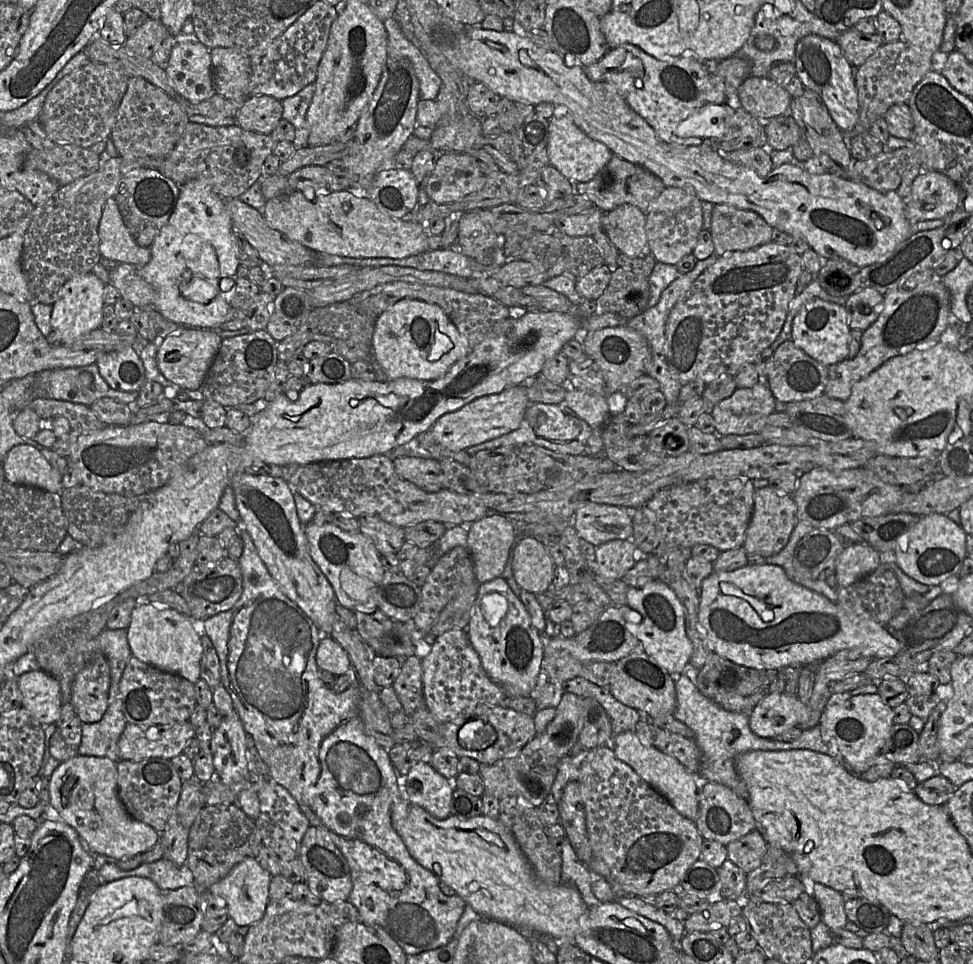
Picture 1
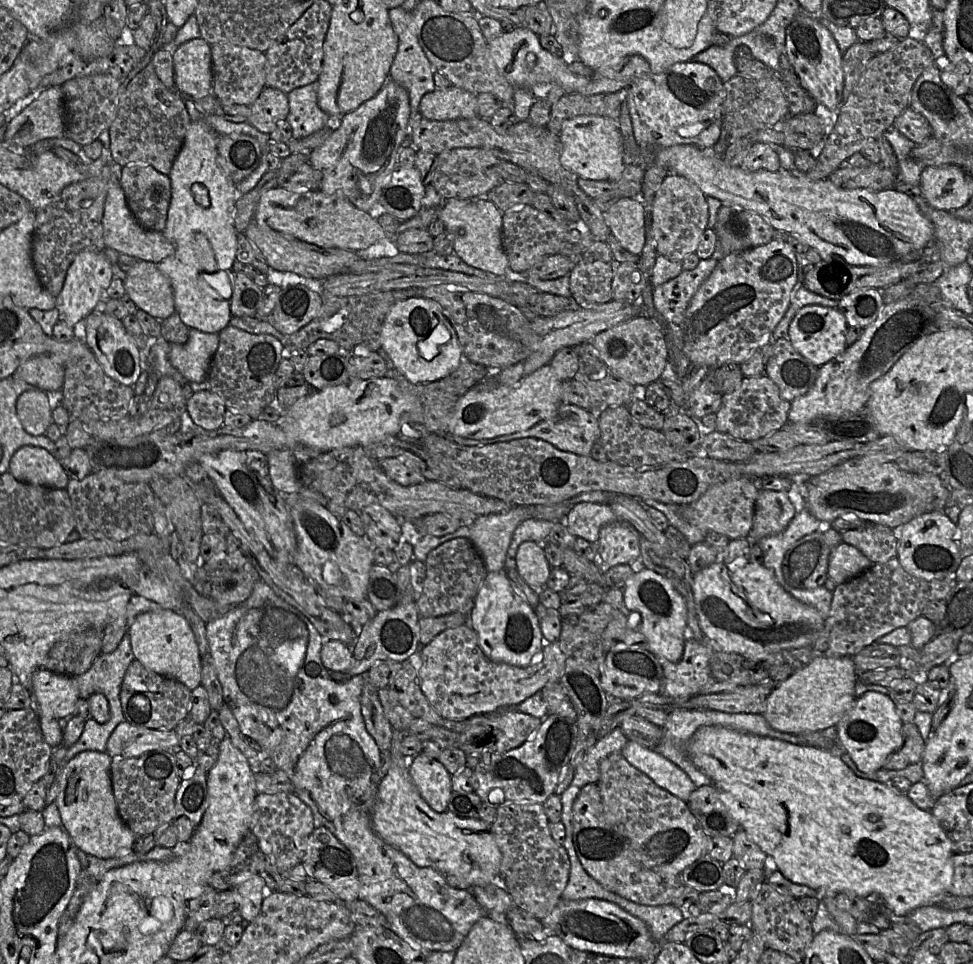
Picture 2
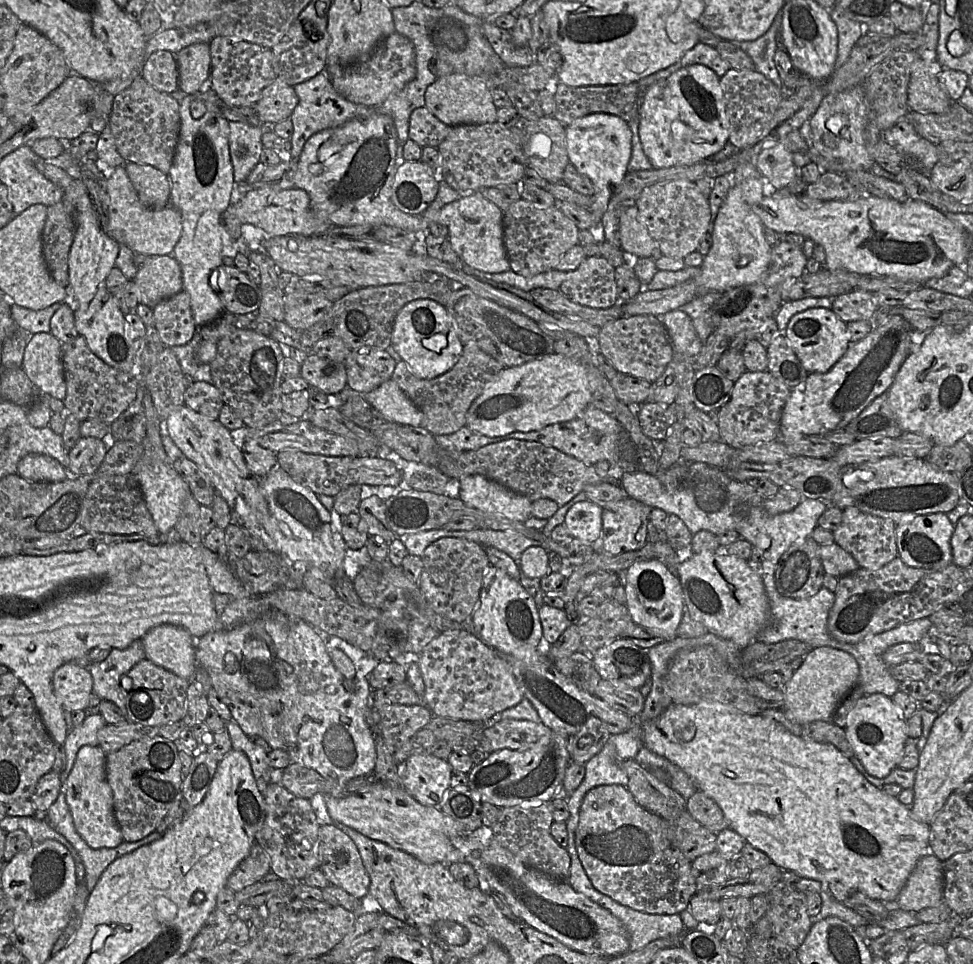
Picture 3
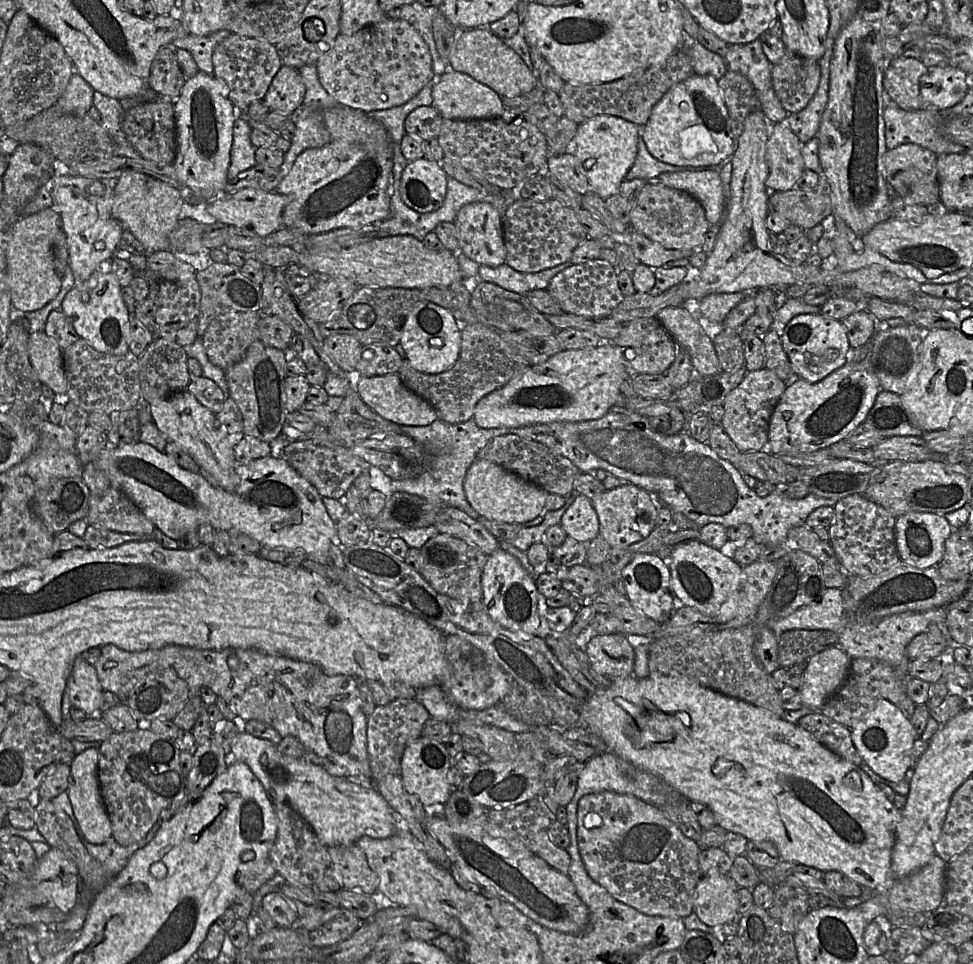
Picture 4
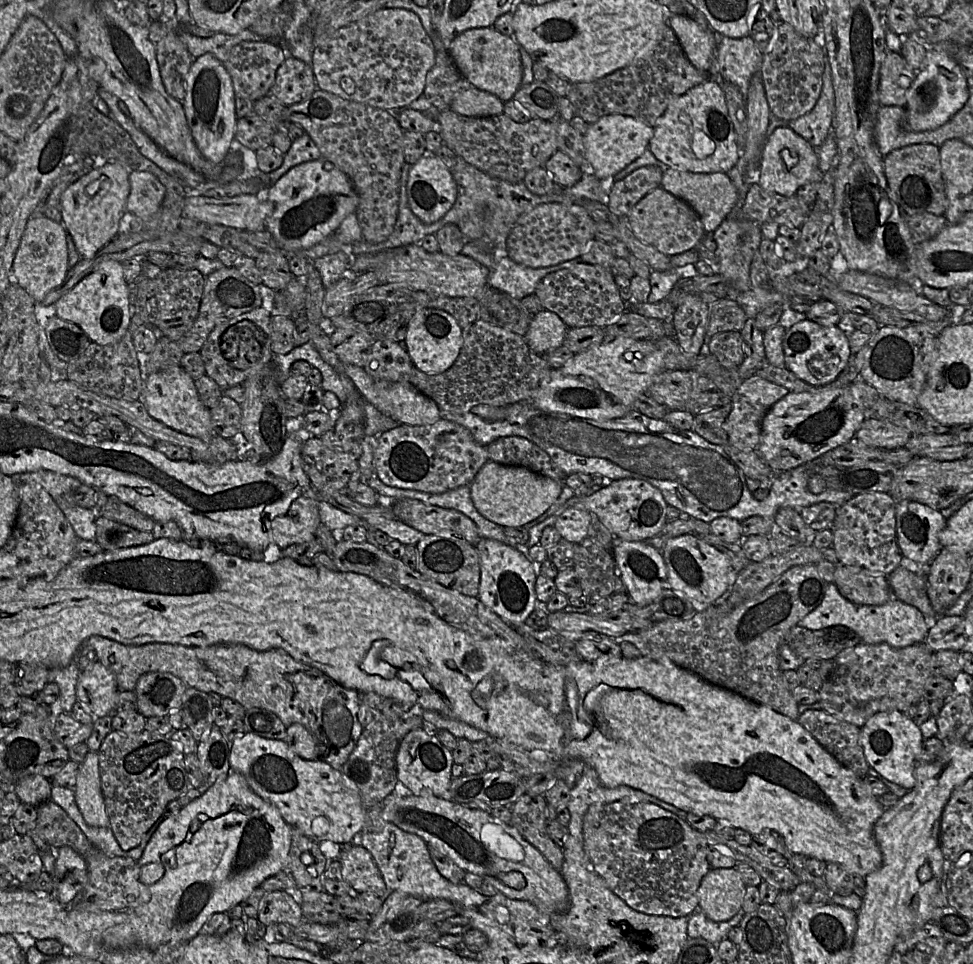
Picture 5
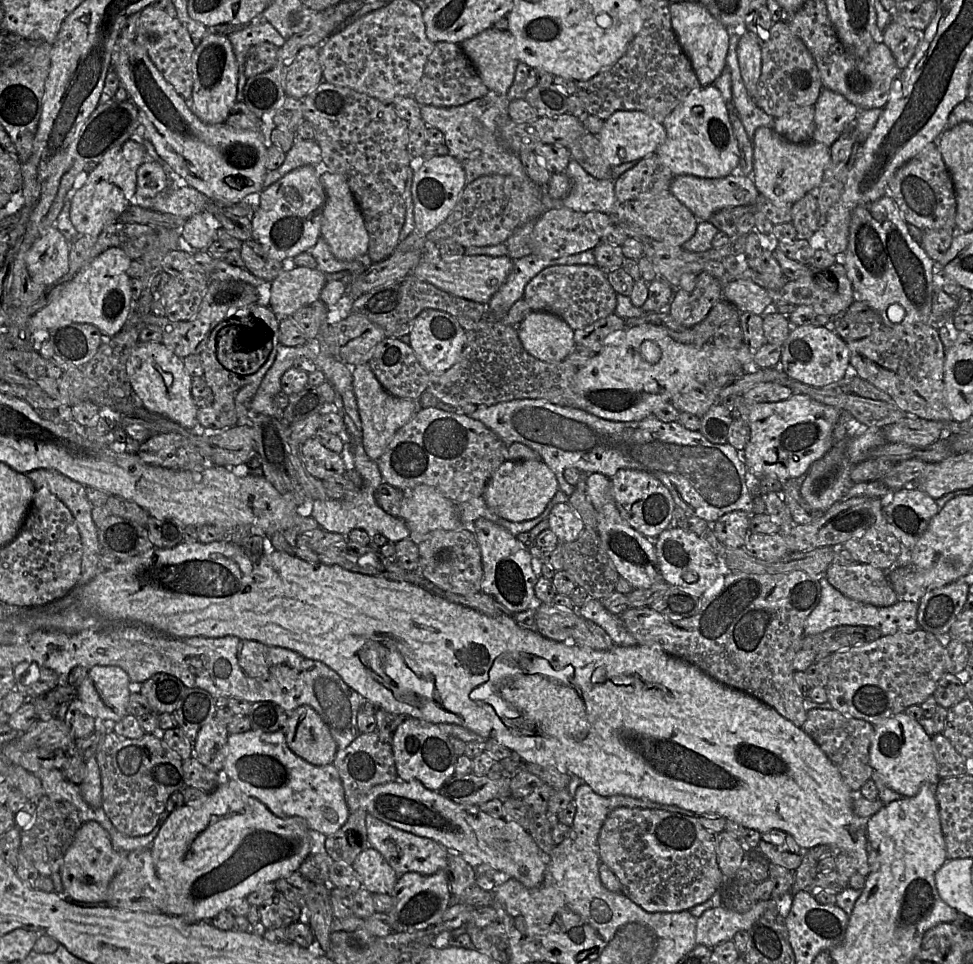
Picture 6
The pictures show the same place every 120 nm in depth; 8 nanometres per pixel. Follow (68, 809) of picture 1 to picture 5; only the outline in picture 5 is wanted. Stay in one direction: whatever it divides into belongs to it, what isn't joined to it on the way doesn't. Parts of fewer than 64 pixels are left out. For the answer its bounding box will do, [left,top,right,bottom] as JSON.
[74,751,110,826]

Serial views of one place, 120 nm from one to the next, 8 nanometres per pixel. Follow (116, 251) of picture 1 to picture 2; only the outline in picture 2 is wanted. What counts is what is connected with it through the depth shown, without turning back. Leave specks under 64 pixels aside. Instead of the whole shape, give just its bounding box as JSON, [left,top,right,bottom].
[103,176,174,264]

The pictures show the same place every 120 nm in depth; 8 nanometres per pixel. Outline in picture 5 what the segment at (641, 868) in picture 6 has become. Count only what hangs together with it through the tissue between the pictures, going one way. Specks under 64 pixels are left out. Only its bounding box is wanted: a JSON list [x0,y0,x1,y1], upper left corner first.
[583,804,711,916]

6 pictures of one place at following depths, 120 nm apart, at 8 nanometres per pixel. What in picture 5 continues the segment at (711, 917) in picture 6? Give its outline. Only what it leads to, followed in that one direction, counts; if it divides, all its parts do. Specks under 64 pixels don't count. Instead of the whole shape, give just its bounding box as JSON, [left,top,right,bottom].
[687,910,745,945]

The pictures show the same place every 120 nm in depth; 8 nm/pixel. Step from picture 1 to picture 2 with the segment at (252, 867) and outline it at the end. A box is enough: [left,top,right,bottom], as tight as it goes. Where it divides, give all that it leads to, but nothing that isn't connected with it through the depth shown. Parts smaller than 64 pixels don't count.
[234,872,267,927]

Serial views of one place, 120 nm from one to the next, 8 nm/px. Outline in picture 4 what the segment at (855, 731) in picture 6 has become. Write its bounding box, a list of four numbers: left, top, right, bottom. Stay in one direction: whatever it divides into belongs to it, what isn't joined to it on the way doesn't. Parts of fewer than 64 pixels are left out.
[797,711,864,767]

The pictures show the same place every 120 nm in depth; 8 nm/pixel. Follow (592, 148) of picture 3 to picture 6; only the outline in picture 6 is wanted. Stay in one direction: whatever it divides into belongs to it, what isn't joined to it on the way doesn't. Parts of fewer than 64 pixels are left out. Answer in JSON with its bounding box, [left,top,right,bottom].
[597,111,666,167]

